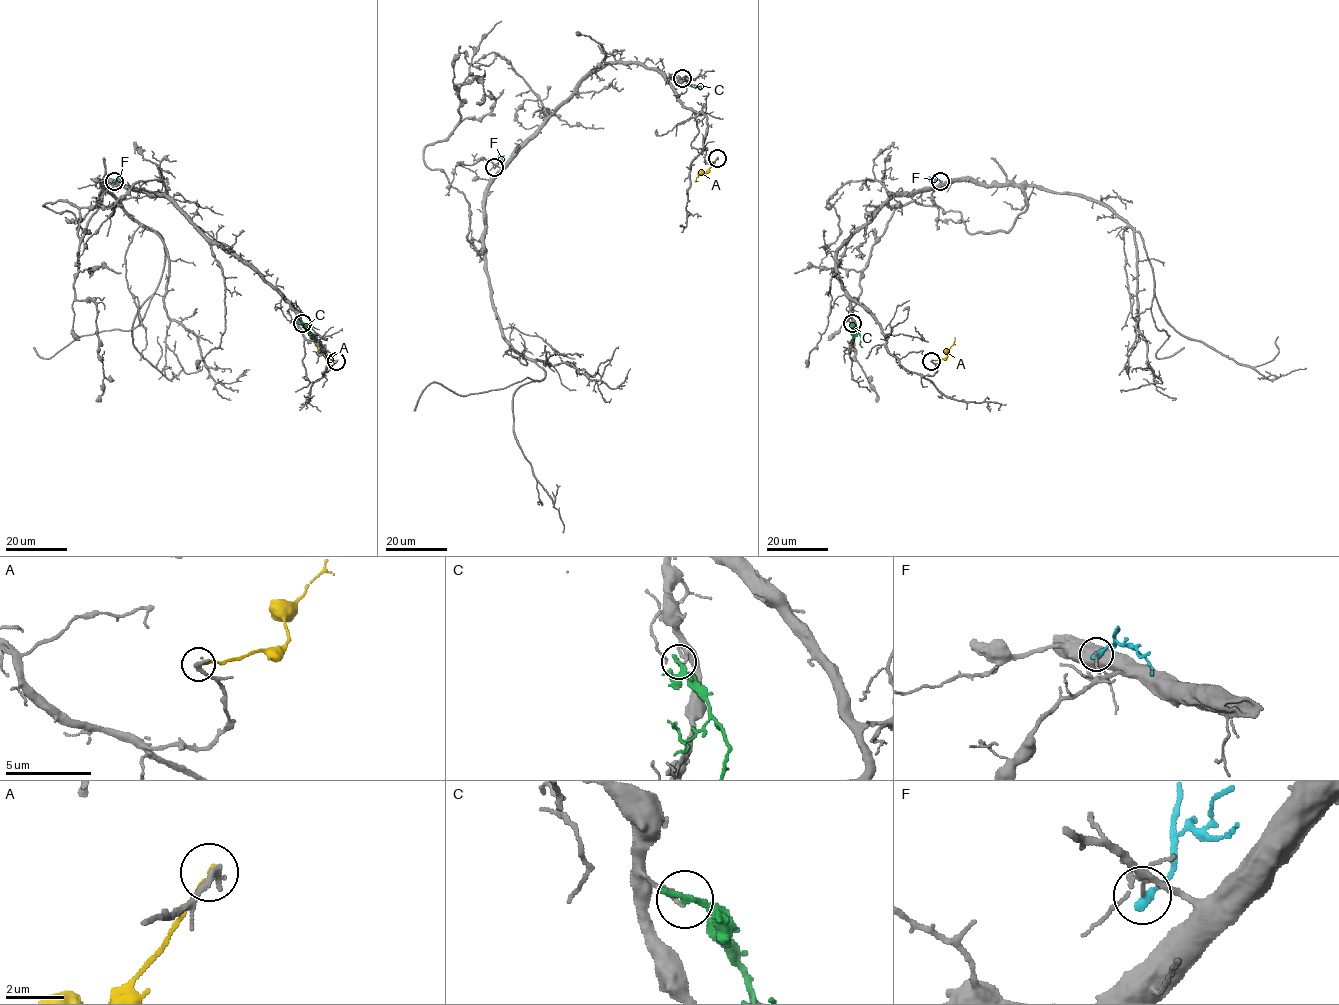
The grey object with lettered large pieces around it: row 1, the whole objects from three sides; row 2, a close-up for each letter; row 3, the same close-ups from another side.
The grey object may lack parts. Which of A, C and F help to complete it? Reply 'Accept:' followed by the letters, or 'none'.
Accept: none

